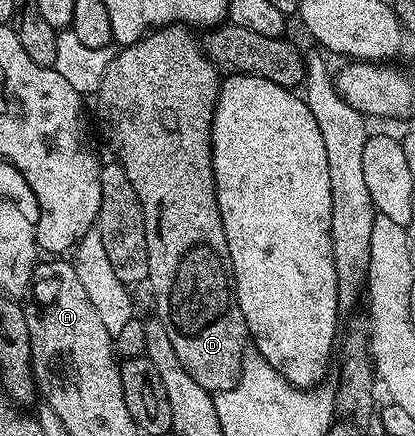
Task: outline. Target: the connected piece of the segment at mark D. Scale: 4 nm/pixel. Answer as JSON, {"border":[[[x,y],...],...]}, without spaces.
{"border":[[[162,25],[159,29],[152,29],[144,33],[143,38],[132,45],[124,45],[115,54],[115,58],[105,68],[104,78],[101,79],[97,92],[99,98],[99,129],[107,136],[109,144],[115,148],[114,156],[119,166],[129,175],[129,183],[133,183],[133,191],[137,191],[137,199],[141,199],[141,207],[145,215],[145,243],[149,251],[149,275],[146,284],[151,285],[151,293],[155,296],[154,316],[165,327],[165,335],[169,335],[169,343],[173,343],[173,351],[177,351],[177,359],[181,359],[183,366],[213,395],[221,391],[229,391],[237,383],[243,370],[243,352],[249,348],[247,324],[245,315],[241,315],[241,307],[237,303],[235,294],[235,280],[231,274],[231,260],[229,247],[225,243],[225,227],[221,223],[221,211],[217,207],[217,191],[215,190],[215,176],[213,175],[213,159],[211,158],[211,128],[213,115],[219,98],[219,83],[221,74],[211,60],[203,53],[203,46],[191,34],[188,26]]]}

